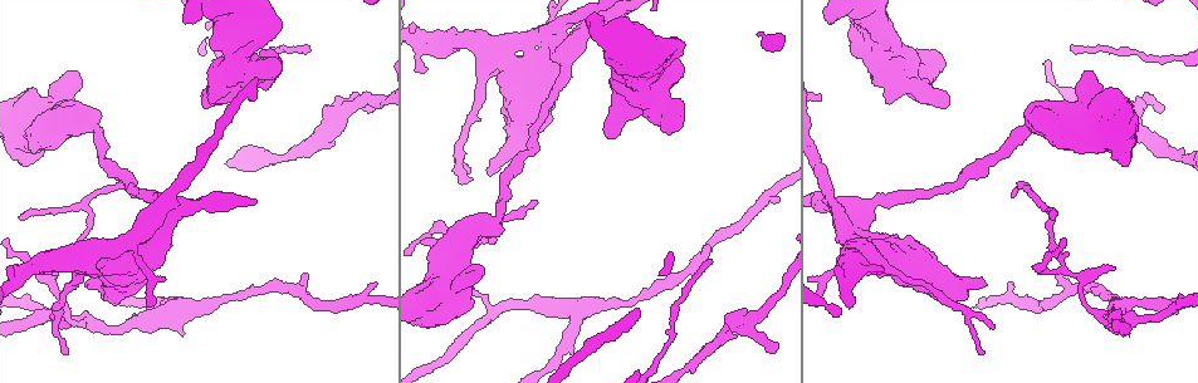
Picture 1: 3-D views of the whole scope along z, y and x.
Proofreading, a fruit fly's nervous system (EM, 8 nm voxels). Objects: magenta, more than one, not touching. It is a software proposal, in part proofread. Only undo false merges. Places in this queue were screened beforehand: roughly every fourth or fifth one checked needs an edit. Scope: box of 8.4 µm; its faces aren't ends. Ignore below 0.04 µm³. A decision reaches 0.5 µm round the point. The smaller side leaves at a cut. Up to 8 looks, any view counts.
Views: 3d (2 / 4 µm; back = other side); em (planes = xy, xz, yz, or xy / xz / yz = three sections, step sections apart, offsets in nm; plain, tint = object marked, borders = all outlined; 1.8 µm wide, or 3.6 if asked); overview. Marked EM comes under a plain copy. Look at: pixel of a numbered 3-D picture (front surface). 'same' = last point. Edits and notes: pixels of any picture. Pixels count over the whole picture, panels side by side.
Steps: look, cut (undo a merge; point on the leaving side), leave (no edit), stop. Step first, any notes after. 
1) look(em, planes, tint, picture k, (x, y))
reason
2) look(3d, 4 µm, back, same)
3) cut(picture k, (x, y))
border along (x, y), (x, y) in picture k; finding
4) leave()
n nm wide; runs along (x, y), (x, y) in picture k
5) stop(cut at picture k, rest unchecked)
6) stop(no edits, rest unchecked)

look(em, 3.6 µm, planes, borders, picture 1, (652, 86))
calibre changes

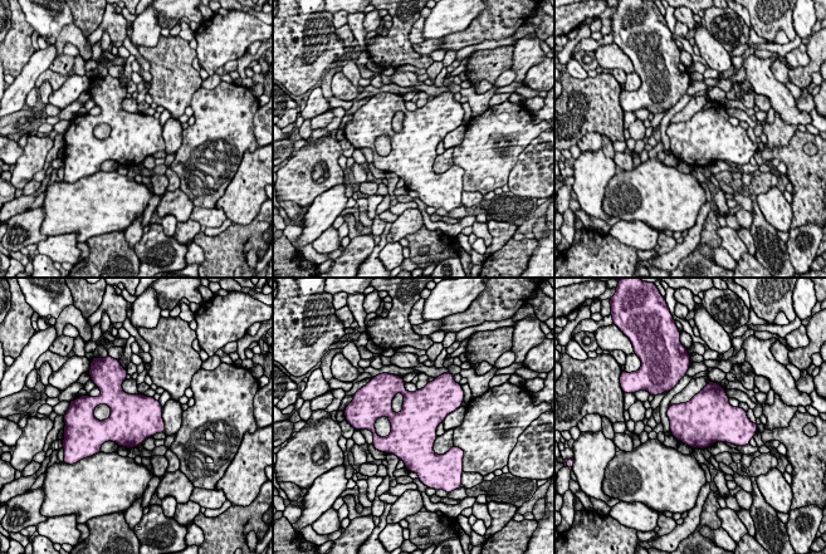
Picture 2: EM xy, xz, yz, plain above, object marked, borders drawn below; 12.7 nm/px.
leave()
600 nm wide; continuous, no second cell

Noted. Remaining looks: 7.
look(em, 3.6 µm, planes, tint, picture 1, (493, 54))
arms part here

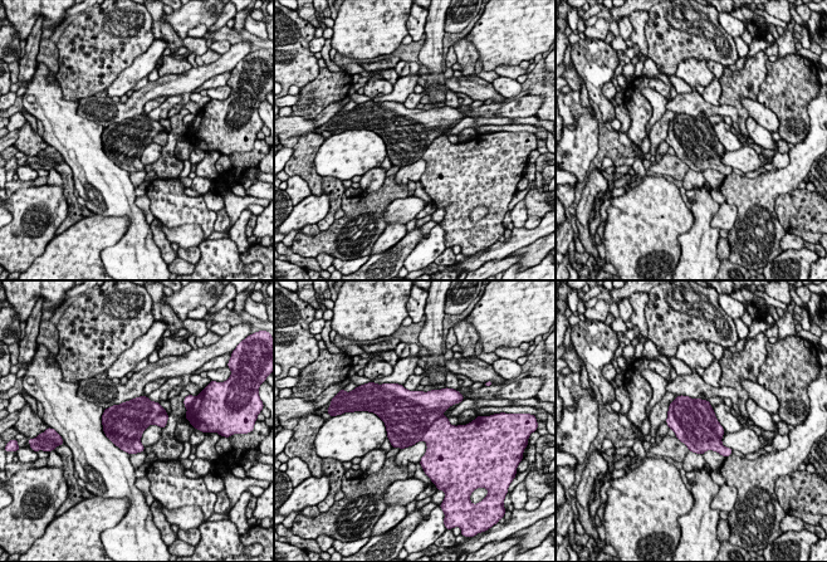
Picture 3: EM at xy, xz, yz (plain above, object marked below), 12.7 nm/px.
cut(picture 3, (415, 414))
border along (443, 415), (429, 428), (421, 439) in picture 3; a second cell is stuck on

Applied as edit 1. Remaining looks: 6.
look(em, planes, tint, picture 1, (576, 309))
calibre changes

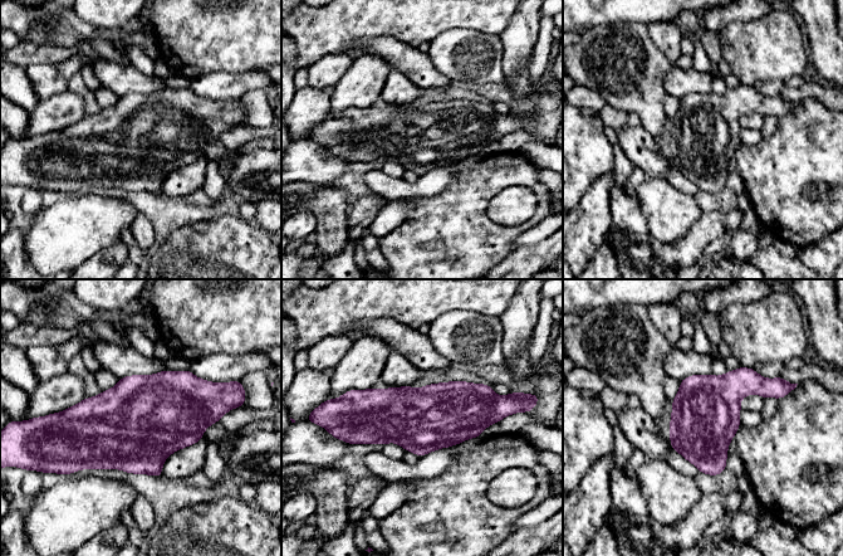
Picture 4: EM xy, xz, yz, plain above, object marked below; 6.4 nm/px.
leave()
all the same cell

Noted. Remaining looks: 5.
stop(cut at picture 3, rest unchecked)

